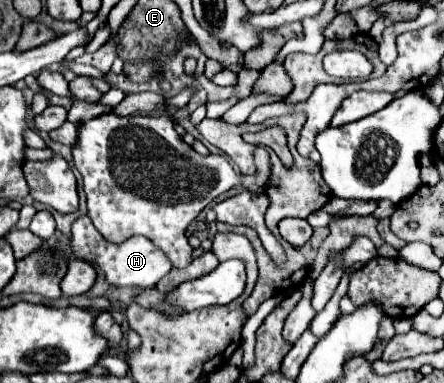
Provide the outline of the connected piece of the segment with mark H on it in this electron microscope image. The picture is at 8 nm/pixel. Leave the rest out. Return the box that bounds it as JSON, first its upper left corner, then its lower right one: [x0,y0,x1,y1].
[71,215,171,287]

